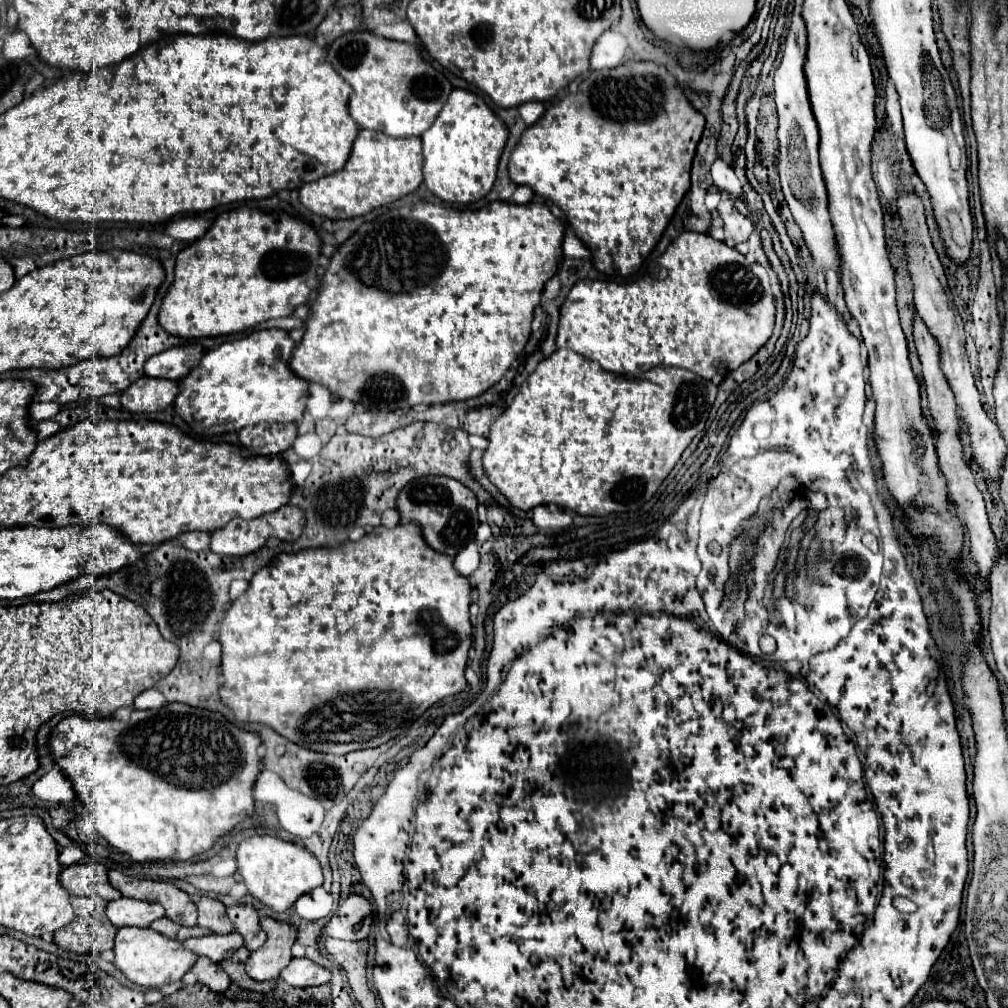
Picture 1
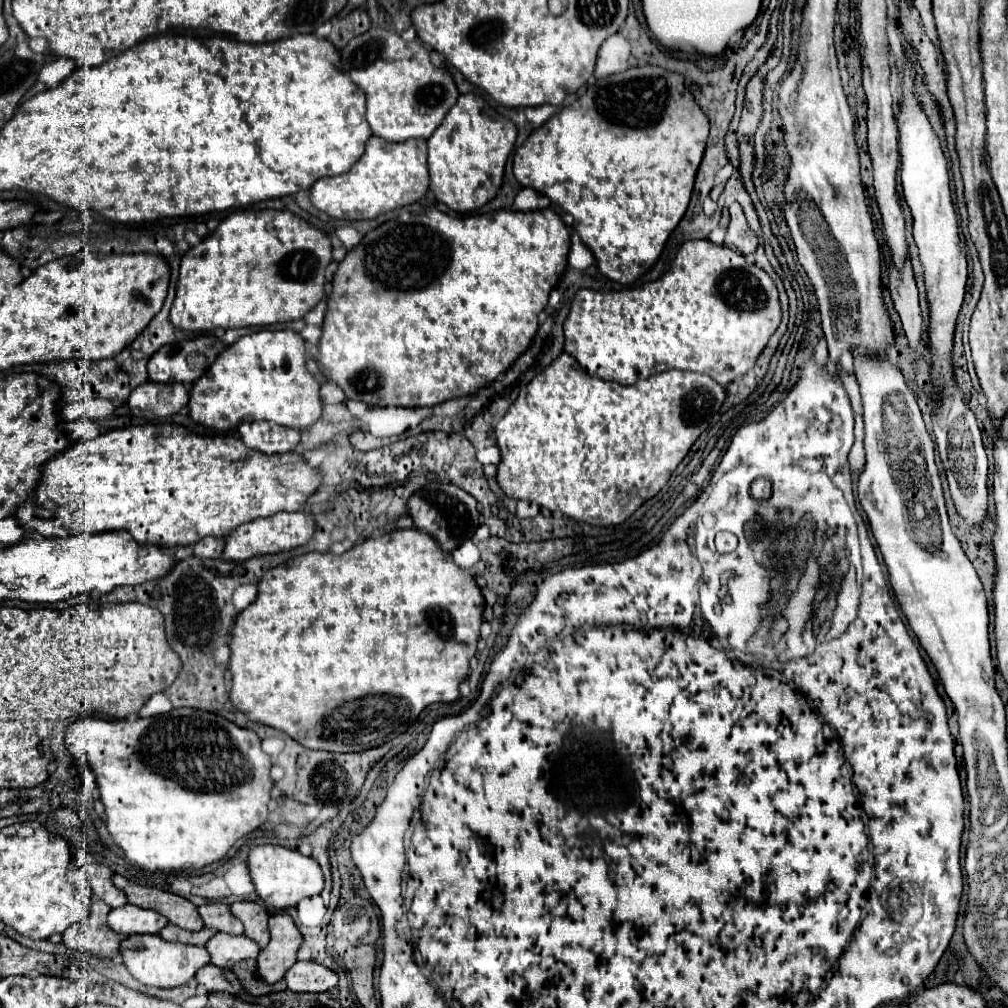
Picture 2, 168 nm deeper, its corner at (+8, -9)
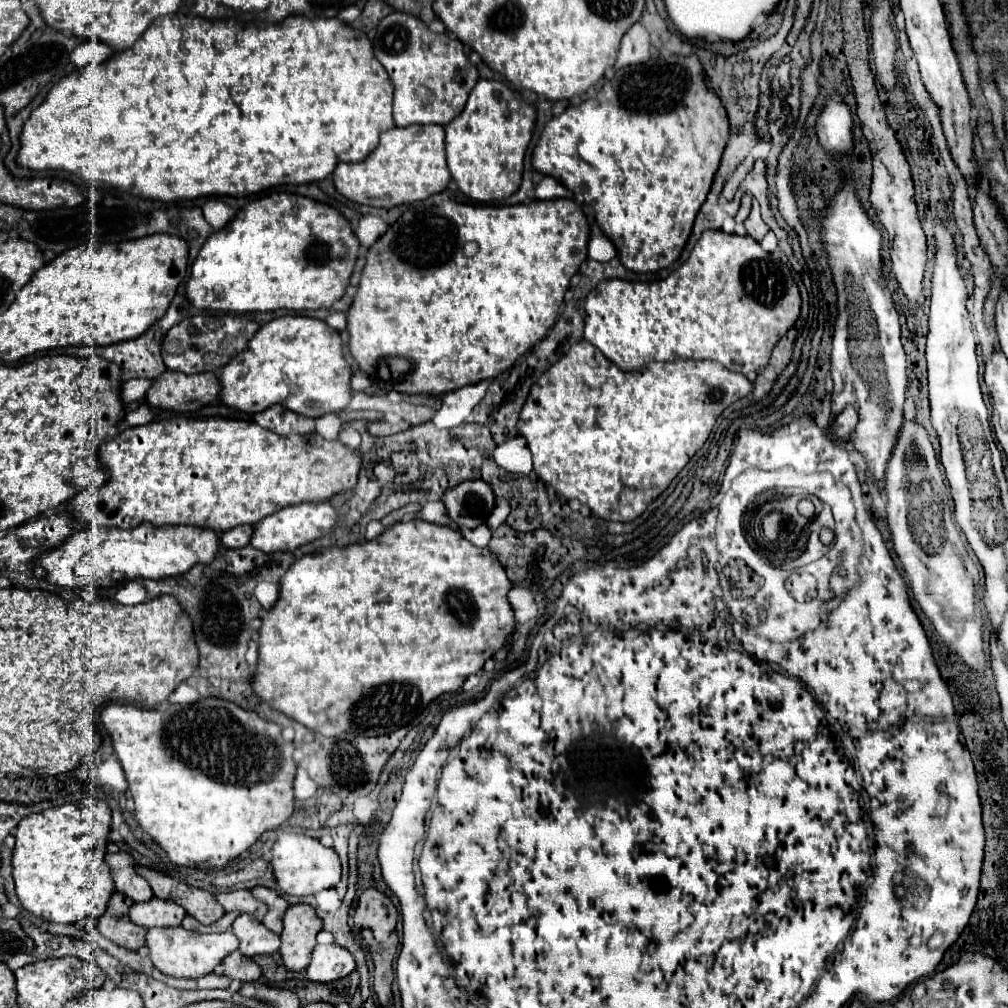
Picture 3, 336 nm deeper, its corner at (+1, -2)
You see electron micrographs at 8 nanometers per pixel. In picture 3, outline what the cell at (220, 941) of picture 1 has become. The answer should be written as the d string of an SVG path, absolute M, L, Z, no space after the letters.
M242 914L232 924L232 932L240 938L240 952L250 958L258 956L258 954L270 954L268 950L278 952L278 948L280 948L280 934L270 932L252 914Z

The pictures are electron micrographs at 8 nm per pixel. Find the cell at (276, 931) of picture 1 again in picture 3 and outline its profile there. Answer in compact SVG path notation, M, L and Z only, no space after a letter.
M310 904L290 906L284 914L280 954L288 970L300 972L310 964L316 946L316 934L322 930L322 920Z

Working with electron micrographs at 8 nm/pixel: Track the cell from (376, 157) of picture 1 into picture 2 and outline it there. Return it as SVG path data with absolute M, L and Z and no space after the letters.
M371 137L365 145L365 153L361 159L347 171L335 177L323 177L311 187L311 205L323 213L327 213L333 219L373 219L381 213L393 211L397 207L411 205L419 201L429 187L427 179L427 143L423 139L407 139L407 143L387 143L385 139Z

